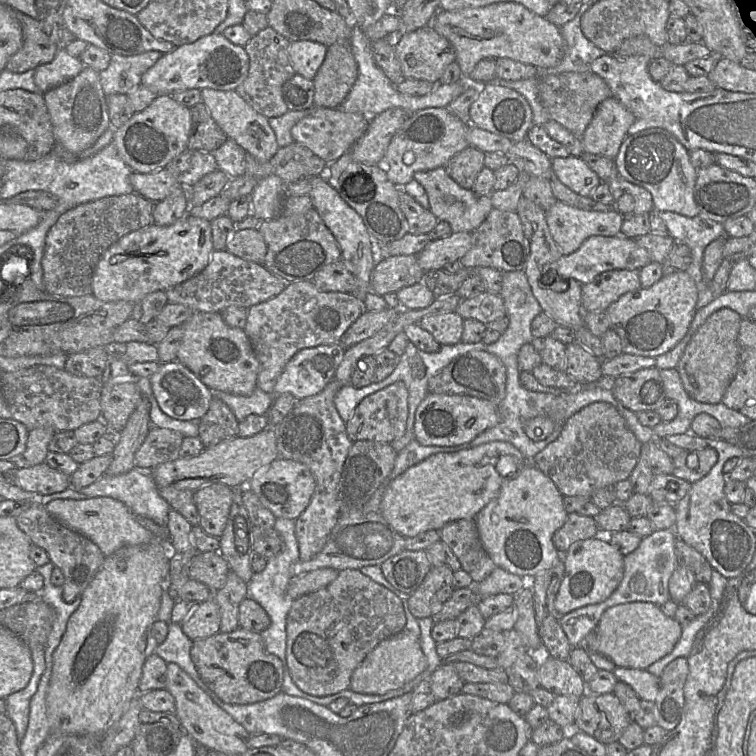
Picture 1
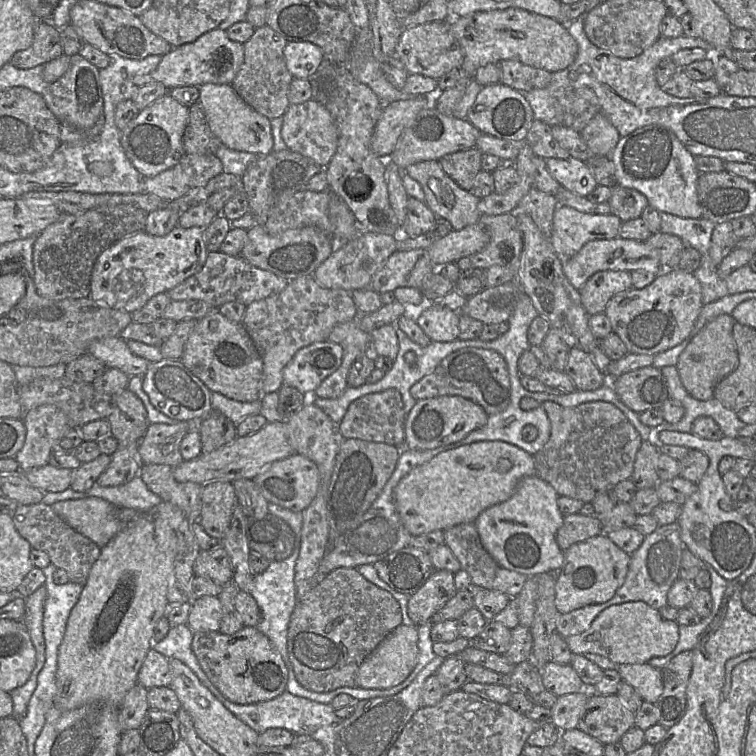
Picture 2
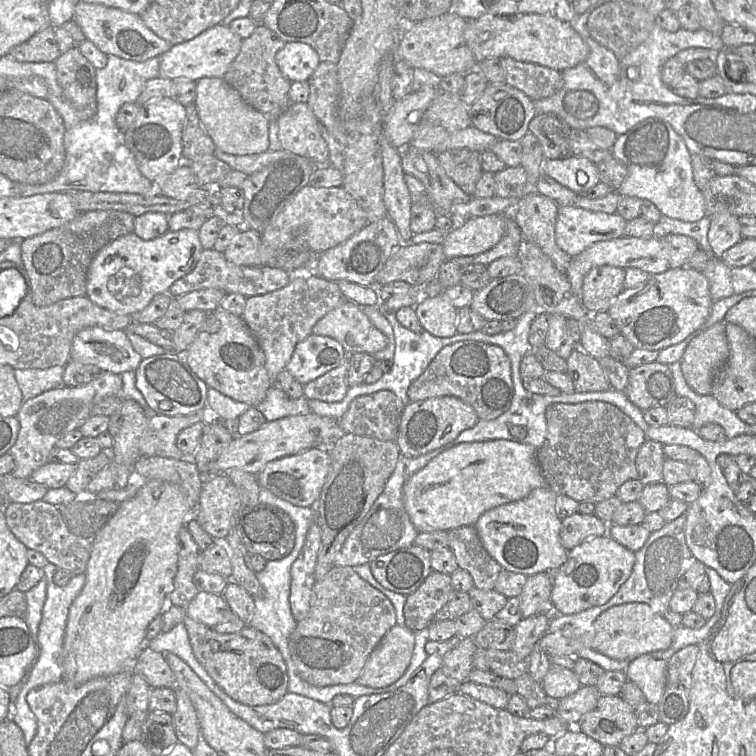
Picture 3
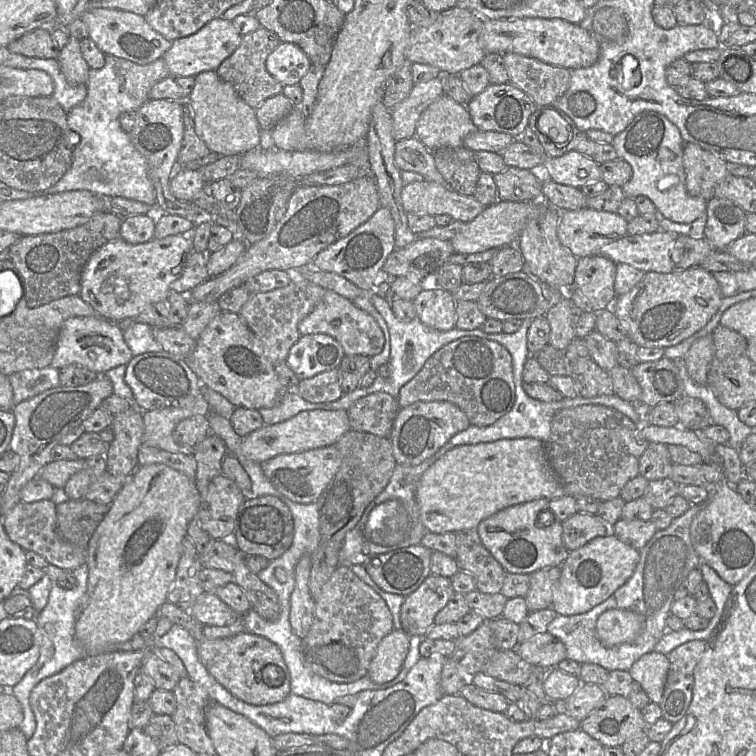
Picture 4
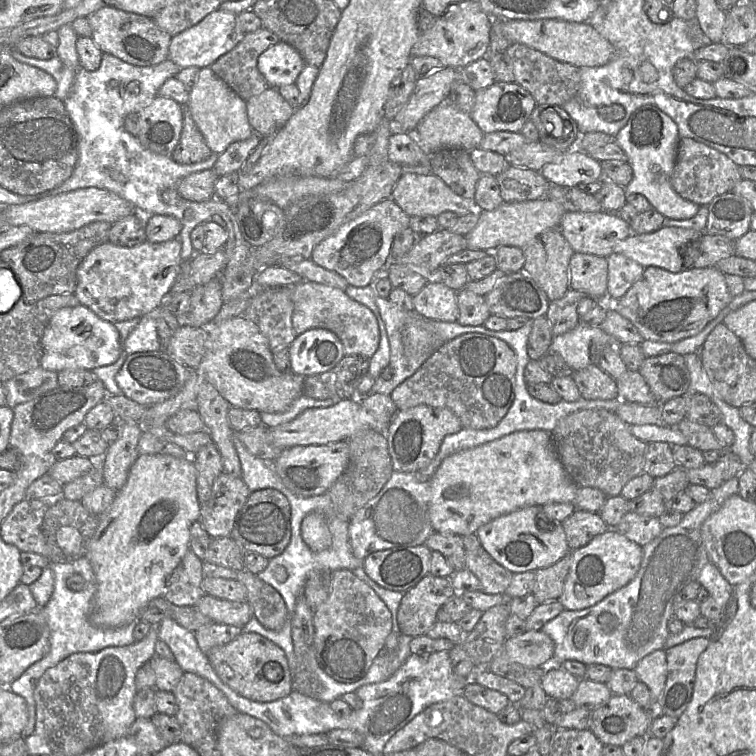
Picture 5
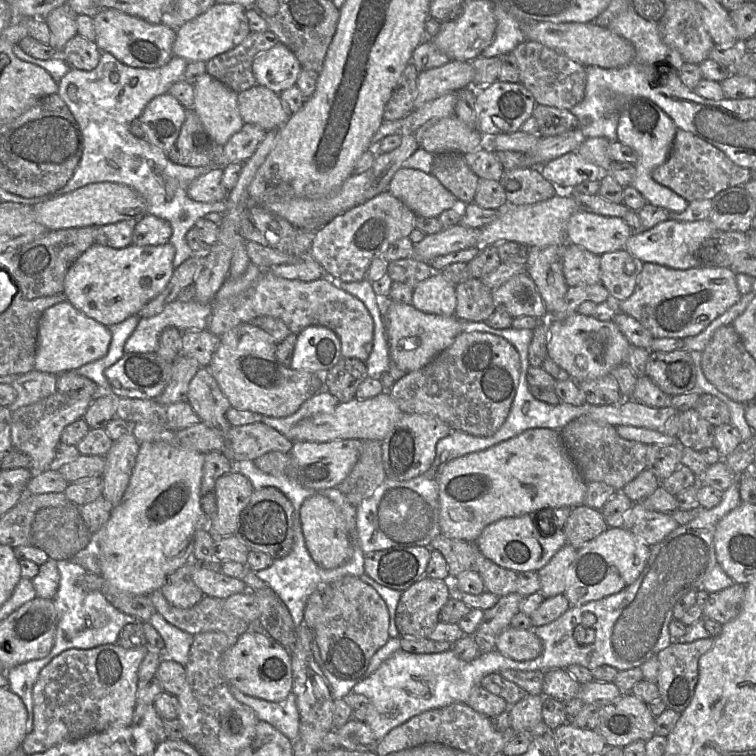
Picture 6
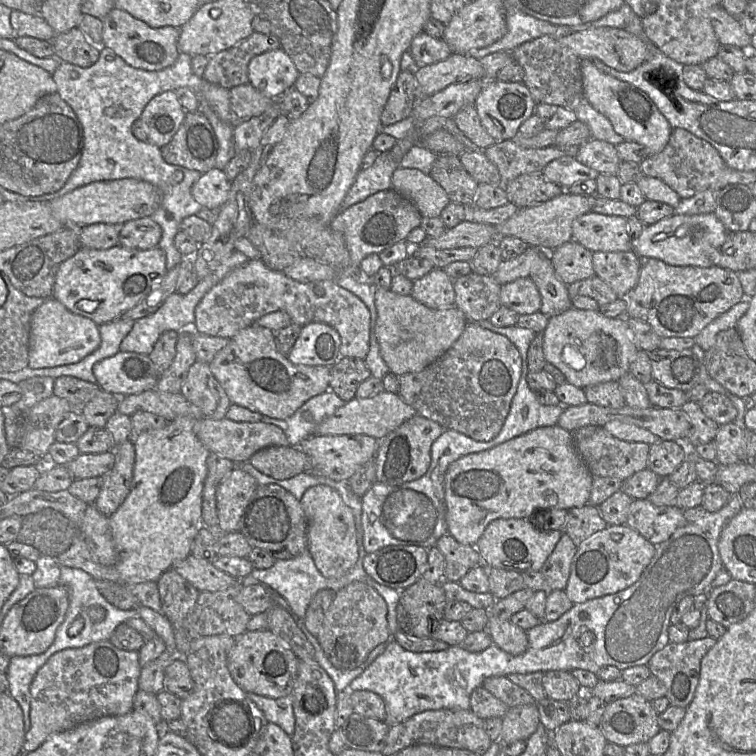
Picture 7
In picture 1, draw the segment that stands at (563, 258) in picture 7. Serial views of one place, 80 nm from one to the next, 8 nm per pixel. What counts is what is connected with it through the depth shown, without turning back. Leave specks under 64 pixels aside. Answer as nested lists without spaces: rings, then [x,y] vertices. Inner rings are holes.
[[[639,270],[603,272],[581,287],[583,312],[605,312],[625,293],[641,288]]]

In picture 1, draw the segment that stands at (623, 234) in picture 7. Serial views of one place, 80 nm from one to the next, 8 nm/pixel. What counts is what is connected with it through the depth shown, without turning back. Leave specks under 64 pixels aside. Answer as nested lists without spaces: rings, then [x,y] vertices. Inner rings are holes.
[[[556,201],[545,213],[550,234],[560,253],[575,252],[592,236],[620,235],[624,218],[613,209],[586,211]]]

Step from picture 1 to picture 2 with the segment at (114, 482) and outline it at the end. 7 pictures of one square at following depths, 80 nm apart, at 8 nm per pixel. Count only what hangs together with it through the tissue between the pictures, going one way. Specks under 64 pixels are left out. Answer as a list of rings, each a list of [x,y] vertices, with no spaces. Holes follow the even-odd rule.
[[[136,475],[131,481],[119,486],[104,487],[94,484],[87,492],[89,497],[102,498],[116,507],[131,508],[145,512],[162,502],[142,478]]]

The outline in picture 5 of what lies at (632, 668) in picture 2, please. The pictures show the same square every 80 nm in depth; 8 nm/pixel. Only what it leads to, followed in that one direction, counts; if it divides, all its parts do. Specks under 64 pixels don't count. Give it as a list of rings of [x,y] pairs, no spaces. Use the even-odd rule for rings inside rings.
[[[656,650],[642,658],[635,668],[637,679],[647,685],[655,700],[661,695],[667,678],[665,650]]]

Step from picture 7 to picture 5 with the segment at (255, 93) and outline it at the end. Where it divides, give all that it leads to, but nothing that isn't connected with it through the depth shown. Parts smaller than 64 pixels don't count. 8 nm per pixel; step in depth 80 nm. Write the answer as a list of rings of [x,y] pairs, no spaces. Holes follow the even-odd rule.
[[[273,87],[246,100],[246,109],[251,128],[261,137],[272,137],[295,112]]]

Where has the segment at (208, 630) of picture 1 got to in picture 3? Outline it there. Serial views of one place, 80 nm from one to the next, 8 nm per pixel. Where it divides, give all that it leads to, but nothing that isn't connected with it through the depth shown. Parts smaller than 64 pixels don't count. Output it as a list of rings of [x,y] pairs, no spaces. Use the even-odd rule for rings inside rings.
[[[198,592],[185,608],[186,616],[208,627],[229,619],[231,609],[220,594]]]

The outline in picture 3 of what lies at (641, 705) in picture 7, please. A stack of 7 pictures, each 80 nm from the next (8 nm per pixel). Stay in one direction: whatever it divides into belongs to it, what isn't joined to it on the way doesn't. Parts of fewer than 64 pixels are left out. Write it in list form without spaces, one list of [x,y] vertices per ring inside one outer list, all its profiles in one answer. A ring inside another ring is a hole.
[[[601,695],[595,708],[583,716],[575,727],[603,746],[618,746],[622,740],[639,729],[637,712],[621,695]]]

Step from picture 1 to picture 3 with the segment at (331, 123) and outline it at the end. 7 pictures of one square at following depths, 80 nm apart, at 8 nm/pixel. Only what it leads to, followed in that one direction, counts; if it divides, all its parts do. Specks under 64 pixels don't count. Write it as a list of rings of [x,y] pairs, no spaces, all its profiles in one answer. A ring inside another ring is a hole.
[[[307,102],[289,103],[283,112],[277,116],[278,140],[283,150],[311,160],[317,166],[328,163],[329,150],[322,136],[321,123],[314,115]]]

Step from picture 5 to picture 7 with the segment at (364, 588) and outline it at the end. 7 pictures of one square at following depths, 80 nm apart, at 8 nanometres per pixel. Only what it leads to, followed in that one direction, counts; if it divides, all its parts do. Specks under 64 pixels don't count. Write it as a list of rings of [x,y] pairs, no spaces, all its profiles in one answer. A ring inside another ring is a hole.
[[[355,581],[334,592],[323,627],[316,638],[336,669],[350,671],[359,667],[376,646],[391,640],[387,612],[385,600],[366,582]]]

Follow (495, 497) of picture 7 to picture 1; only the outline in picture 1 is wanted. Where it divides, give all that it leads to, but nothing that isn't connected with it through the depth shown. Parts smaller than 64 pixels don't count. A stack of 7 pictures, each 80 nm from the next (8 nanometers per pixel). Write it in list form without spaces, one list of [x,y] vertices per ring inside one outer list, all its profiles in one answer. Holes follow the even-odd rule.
[[[493,441],[451,453],[431,455],[408,468],[387,486],[380,511],[384,519],[405,538],[429,530],[440,531],[447,523],[460,519],[475,519],[476,515],[500,492],[503,484],[517,476],[527,464],[521,452],[509,442]]]

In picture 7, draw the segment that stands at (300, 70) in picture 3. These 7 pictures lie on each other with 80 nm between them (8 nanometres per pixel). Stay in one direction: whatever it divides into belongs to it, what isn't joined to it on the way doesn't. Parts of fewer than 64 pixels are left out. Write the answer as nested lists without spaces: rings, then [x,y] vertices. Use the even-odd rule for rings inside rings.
[[[281,47],[252,57],[248,64],[249,84],[271,99],[278,99],[293,88],[299,74]]]

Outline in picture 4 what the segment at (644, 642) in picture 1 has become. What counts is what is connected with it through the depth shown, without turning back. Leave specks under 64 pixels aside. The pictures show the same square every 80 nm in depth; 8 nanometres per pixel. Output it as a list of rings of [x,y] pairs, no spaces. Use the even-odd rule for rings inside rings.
[[[609,609],[596,622],[599,641],[607,647],[631,643],[642,629],[642,617],[630,610]],[[547,631],[518,643],[515,650],[526,662],[545,669],[557,668],[566,655],[563,642]]]

